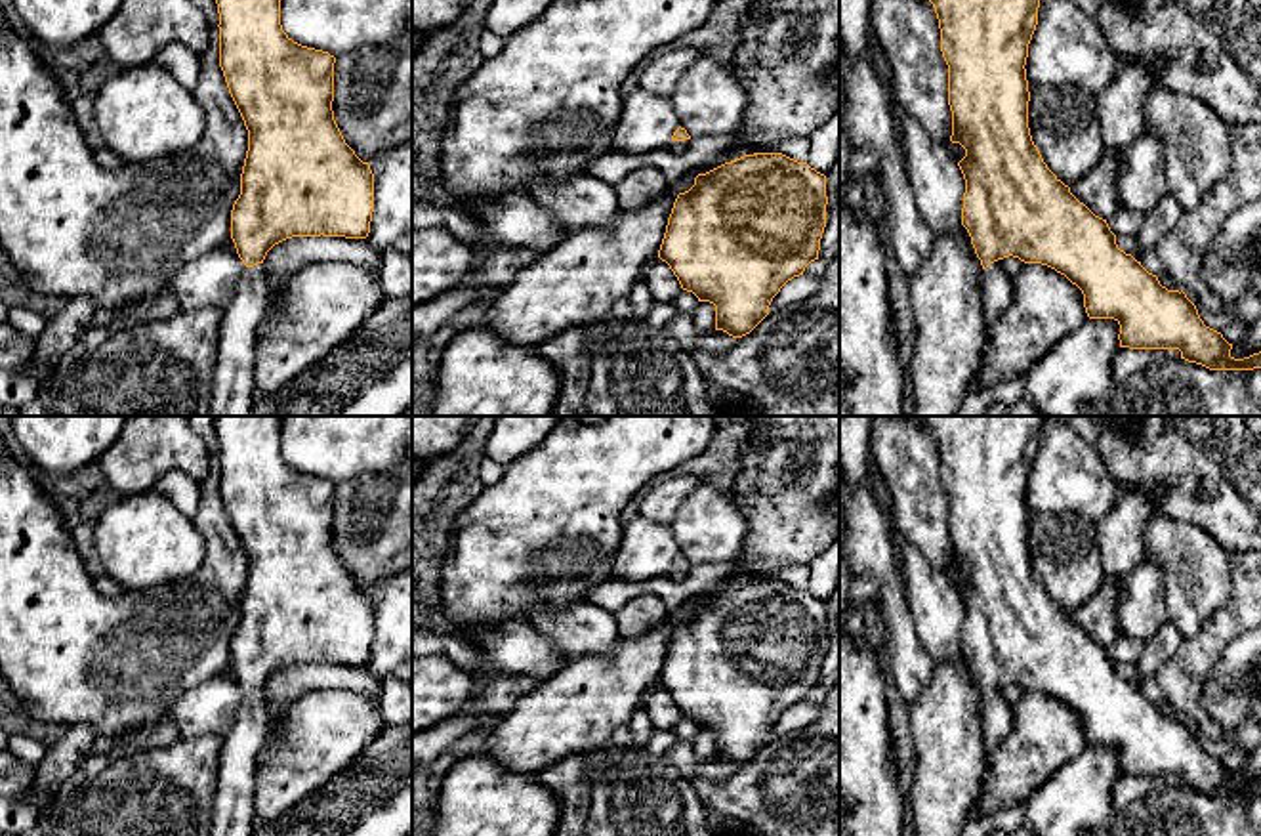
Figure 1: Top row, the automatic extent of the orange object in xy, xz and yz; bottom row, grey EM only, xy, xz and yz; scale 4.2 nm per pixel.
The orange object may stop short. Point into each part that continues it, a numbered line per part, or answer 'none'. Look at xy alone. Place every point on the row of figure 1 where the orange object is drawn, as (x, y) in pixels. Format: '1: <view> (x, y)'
1: xy (231, 392)

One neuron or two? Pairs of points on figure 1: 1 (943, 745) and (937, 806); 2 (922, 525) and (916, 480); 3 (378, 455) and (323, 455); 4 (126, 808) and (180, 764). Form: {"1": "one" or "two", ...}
{"1": "one", "2": "one", "3": "one", "4": "one"}

